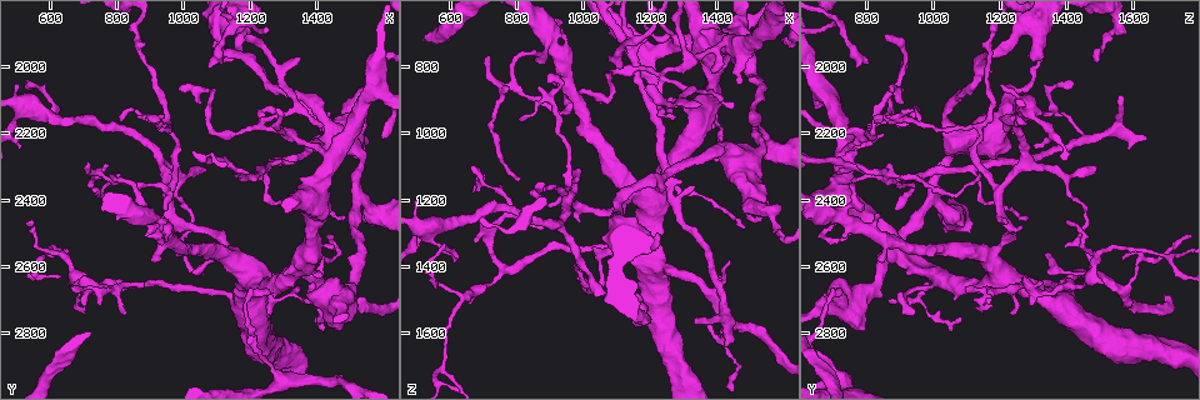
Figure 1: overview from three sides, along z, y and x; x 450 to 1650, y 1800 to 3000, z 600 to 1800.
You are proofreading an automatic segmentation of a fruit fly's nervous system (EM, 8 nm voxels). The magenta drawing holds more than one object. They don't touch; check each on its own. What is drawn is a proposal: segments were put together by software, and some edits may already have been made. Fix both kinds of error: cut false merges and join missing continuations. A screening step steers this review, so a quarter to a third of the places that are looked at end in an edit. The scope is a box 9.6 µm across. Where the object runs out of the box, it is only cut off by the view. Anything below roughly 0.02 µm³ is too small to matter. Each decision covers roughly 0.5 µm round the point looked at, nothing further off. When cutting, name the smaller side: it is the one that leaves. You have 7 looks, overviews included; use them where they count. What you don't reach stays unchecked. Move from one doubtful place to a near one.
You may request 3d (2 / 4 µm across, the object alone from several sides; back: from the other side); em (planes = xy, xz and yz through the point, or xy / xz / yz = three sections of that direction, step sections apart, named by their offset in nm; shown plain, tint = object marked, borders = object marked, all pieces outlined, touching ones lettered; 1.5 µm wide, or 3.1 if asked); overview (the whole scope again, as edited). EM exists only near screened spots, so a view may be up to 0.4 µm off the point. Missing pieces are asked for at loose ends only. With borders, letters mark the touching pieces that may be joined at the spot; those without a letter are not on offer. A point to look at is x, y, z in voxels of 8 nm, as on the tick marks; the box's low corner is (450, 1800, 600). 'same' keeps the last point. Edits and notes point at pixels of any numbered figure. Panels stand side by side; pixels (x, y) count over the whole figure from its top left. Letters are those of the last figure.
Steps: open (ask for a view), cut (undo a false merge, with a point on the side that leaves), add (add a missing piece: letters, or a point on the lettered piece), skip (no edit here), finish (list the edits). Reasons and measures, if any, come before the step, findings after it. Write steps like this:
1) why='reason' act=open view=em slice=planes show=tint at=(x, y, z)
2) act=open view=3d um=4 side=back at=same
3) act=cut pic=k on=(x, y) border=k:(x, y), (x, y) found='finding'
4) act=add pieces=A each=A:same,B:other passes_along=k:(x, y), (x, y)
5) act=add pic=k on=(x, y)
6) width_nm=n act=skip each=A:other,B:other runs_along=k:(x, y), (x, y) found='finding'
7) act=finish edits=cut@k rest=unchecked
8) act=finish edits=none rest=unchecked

why='a narrow waist' act=open view=3d um=2 at=(1440, 2280, 730)

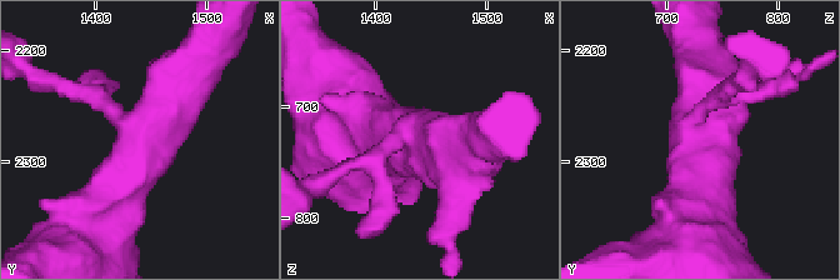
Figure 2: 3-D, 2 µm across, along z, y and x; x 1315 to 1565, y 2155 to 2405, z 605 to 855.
act=open view=em slice=xz step=8 show=tint at=(1444, 2270, 730)

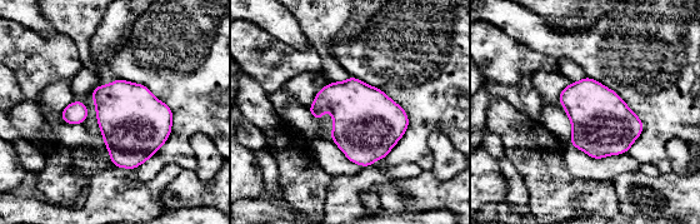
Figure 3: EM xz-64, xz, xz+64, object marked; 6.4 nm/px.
why='another direction' act=open view=em slice=yz step=8 show=borders at=same

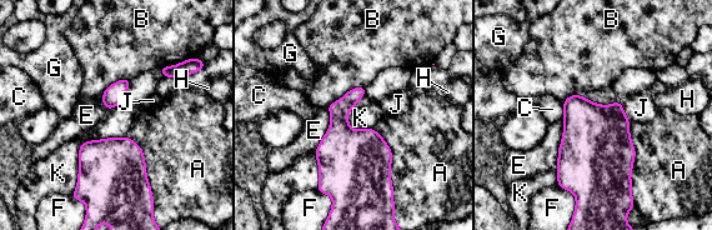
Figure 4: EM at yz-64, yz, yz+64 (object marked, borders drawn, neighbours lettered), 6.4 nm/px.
width_nm=360 act=skip each=A:other,B:other,C:other,E:other,F:other,G:other,H:other,J:other,K:other border=4:(125, 135), (85, 140), (76, 183) found='all the same neuron'

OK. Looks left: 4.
why='three-way junction' act=open view=3d um=4 at=(1130, 2560, 1180)

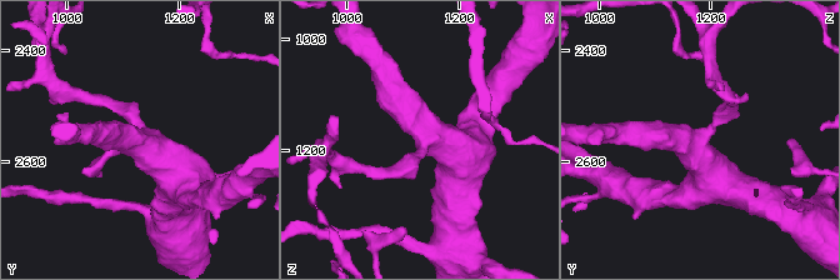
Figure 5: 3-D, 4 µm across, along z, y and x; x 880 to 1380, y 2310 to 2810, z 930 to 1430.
act=open view=em um=3.1 slice=xz step=16 show=borders at=(1140, 2565, 1175)

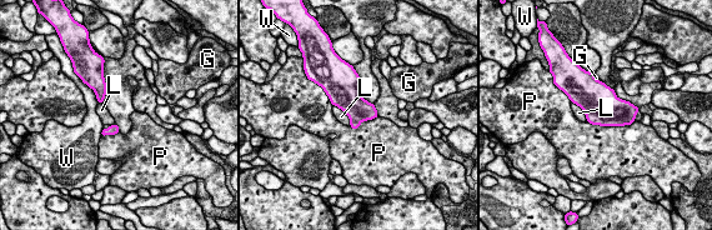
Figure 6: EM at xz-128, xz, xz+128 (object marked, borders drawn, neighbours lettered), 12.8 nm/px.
width_nm=320 act=skip each=G:other,L:other,P:other,W:other border=6:(334, 104), (345, 113), (350, 124) found='continuous, no second neuron'

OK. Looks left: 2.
act=open view=em slice=xz step=4 show=tint at=(1330, 2080, 1570)

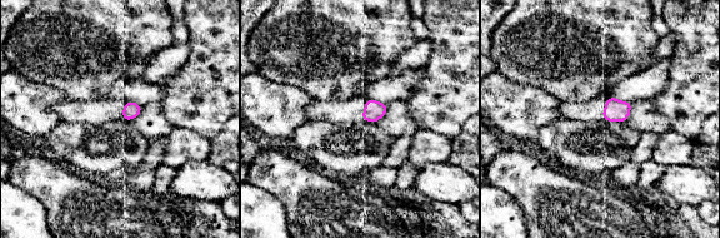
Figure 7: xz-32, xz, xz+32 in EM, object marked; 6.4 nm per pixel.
act=open view=em slice=planes show=borders at=same

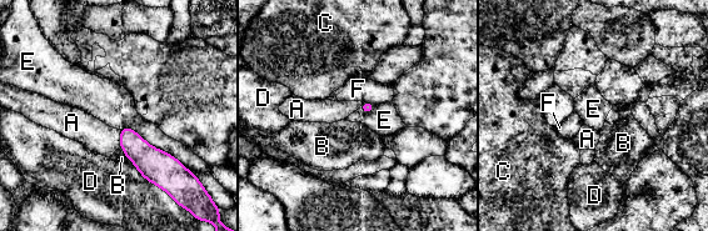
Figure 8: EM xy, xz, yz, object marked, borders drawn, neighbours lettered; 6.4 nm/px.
act=add pieces=A each=A:same,B:other,C:other,D:other,E:other,F:other found='it goes on there'

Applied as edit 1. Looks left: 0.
act=finish edits=add@8 rest=unchecked

